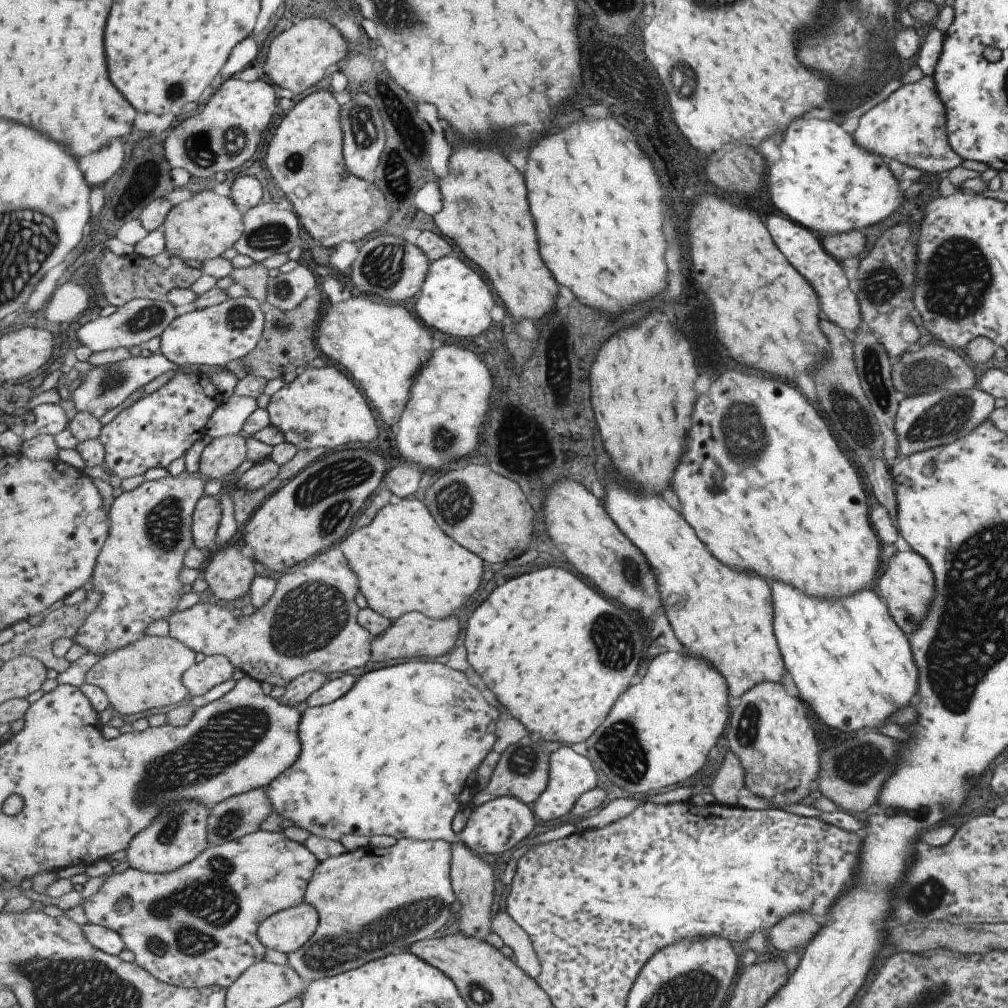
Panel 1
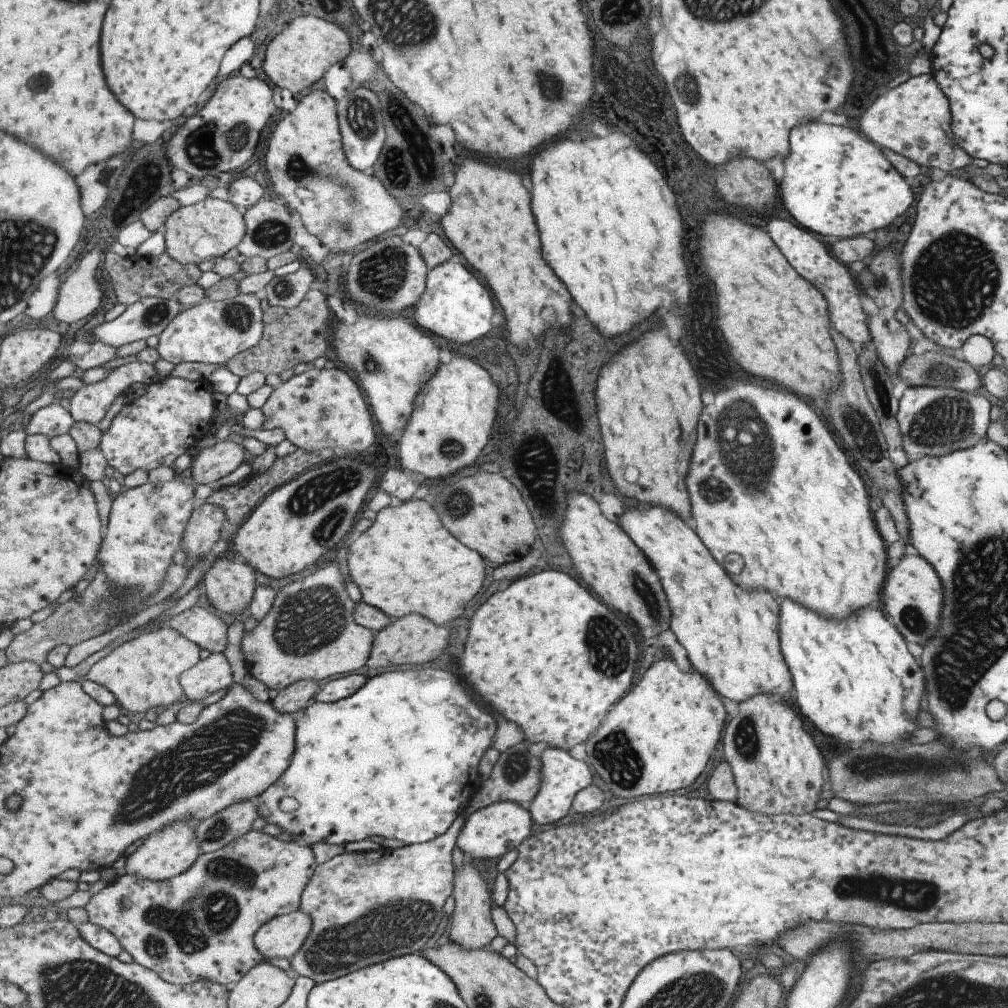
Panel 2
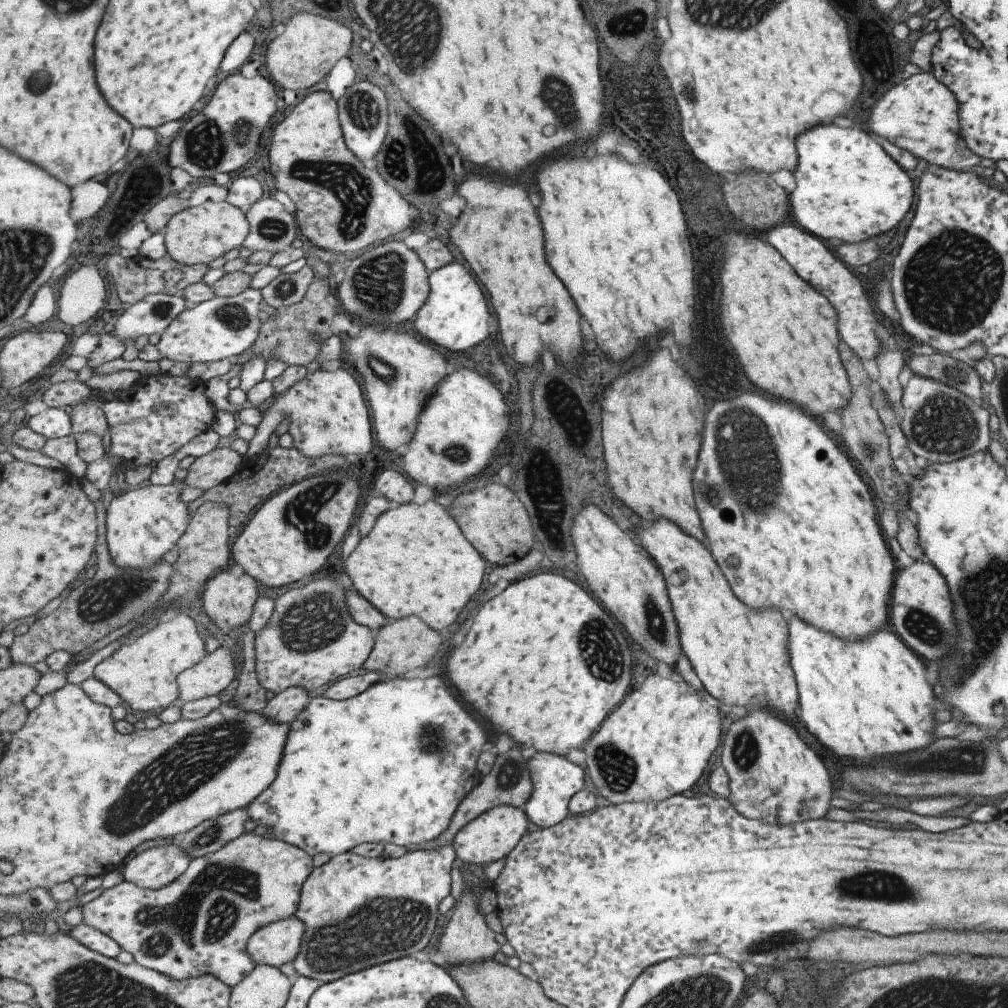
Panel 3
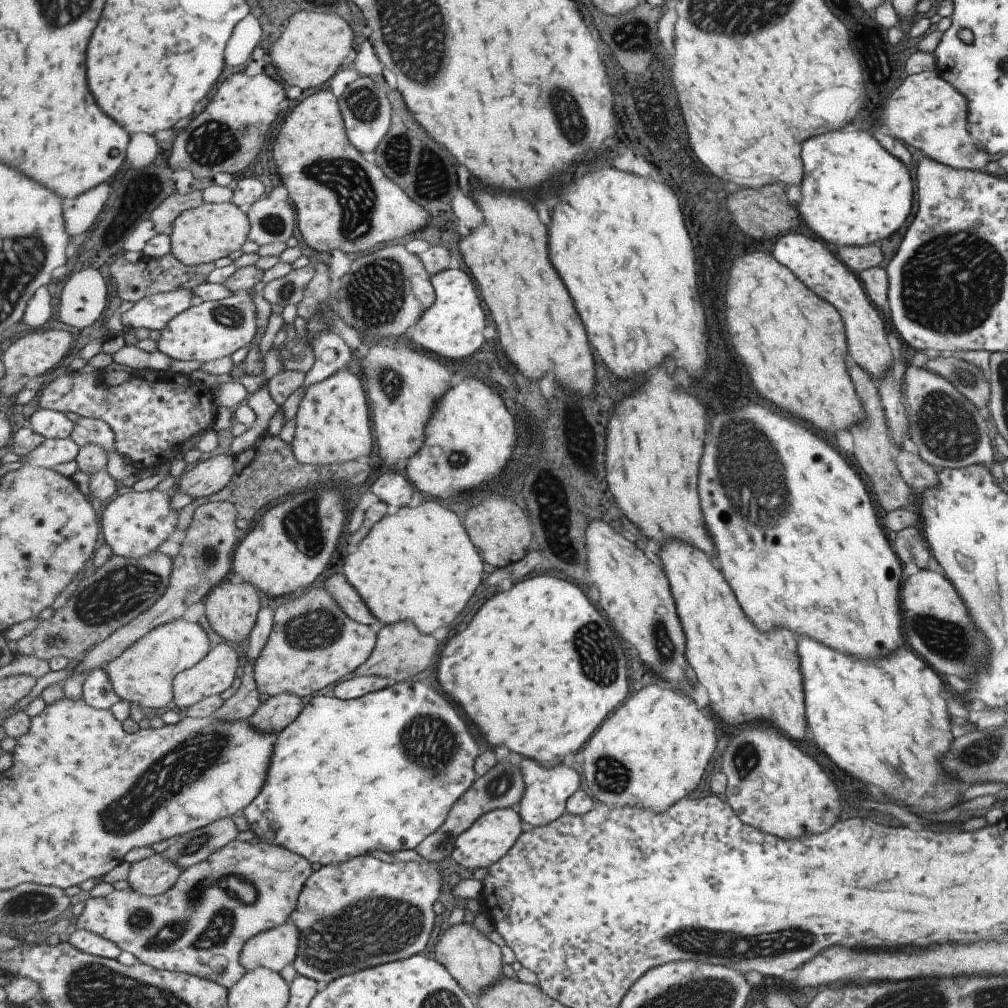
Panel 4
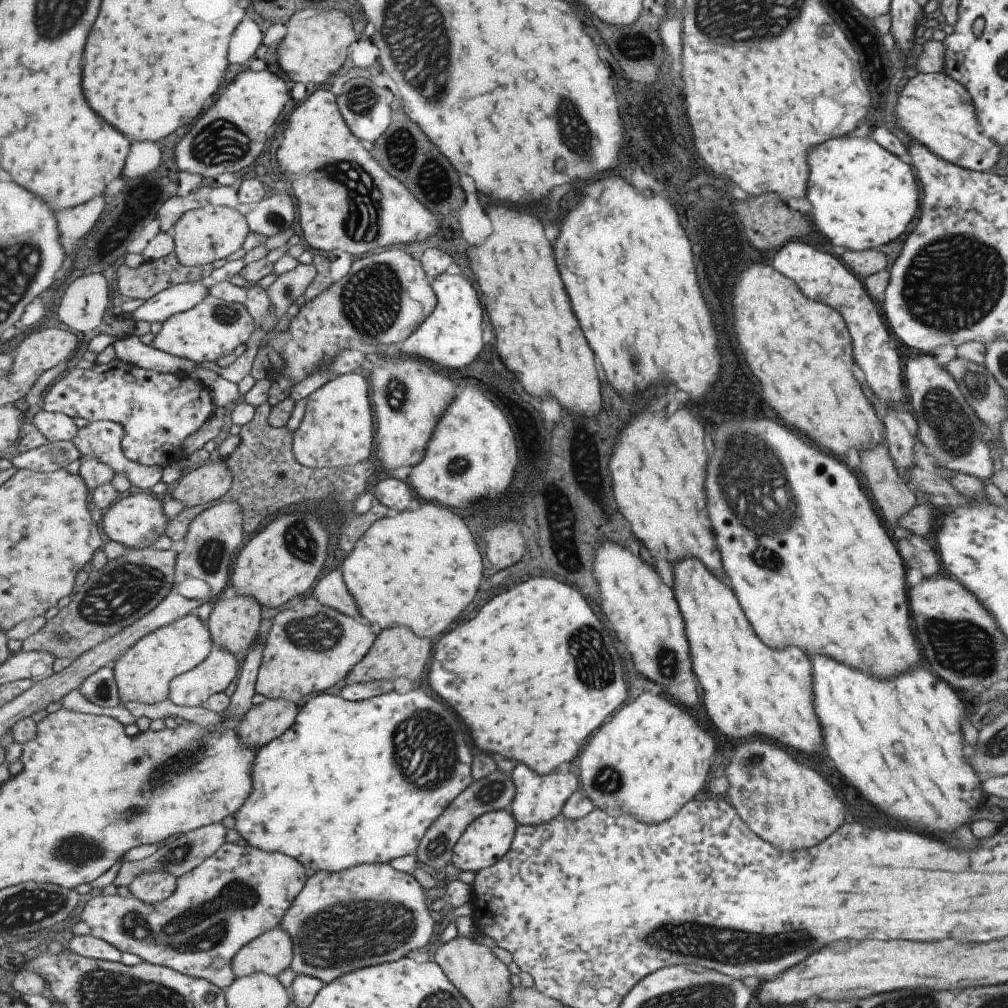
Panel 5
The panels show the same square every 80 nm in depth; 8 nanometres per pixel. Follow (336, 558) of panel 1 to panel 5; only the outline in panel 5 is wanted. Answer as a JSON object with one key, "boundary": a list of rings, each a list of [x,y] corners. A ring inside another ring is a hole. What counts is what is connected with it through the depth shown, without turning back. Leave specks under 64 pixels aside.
{"boundary":[[[312,594],[300,597],[293,608],[276,614],[271,621],[256,682],[256,692],[262,693],[267,699],[285,699],[293,702],[301,702],[309,694],[325,692],[335,684],[341,684],[341,680],[344,680],[352,668],[371,652],[377,637],[371,626],[360,625],[359,620],[321,604]]]}

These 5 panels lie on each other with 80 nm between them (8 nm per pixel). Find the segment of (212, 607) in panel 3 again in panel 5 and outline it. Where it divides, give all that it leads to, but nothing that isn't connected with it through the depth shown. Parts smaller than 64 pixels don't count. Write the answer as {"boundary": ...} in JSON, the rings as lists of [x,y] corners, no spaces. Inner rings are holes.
{"boundary":[[[237,592],[232,598],[220,596],[214,604],[207,625],[212,632],[215,646],[227,649],[233,654],[243,654],[243,652],[249,654],[261,636],[260,630],[263,622],[261,619],[261,614],[263,614],[261,605],[252,596],[242,597]]]}

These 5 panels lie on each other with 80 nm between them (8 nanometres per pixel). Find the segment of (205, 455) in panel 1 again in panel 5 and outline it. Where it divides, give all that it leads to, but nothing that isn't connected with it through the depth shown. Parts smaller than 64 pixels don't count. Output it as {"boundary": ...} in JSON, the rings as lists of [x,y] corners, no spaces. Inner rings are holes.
{"boundary":[[[225,459],[217,464],[203,465],[186,474],[179,480],[173,489],[171,498],[180,501],[184,508],[198,506],[200,509],[220,502],[223,497],[232,489],[234,485],[234,476],[227,466]]]}

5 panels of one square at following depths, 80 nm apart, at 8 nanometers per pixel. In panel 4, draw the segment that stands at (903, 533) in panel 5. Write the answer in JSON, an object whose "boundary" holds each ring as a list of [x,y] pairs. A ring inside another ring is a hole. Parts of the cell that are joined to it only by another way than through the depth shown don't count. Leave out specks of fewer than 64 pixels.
{"boundary":[[[857,365],[855,368],[849,368],[849,376],[853,380],[853,386],[857,390],[857,394],[861,396],[865,417],[856,425],[853,425],[848,431],[853,437],[853,458],[859,466],[859,470],[865,472],[865,476],[871,482],[871,490],[877,498],[877,504],[885,510],[886,513],[895,509],[900,509],[905,506],[911,498],[913,490],[910,486],[905,484],[905,481],[900,477],[897,470],[894,456],[893,446],[888,434],[886,420],[880,406],[880,396],[878,394],[878,384],[870,376],[862,371]]]}

